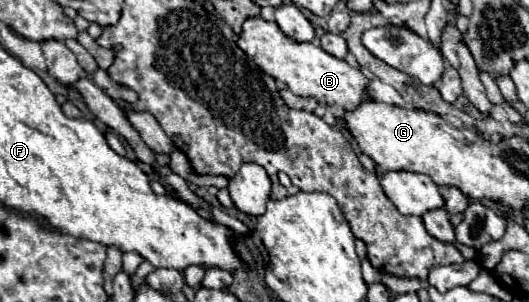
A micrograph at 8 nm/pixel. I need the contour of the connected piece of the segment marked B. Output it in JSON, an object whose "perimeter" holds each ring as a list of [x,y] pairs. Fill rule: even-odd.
{"perimeter":[[[261,17],[247,19],[243,23],[243,33],[239,35],[237,45],[271,77],[285,83],[295,95],[313,97],[325,105],[339,105],[345,111],[355,111],[365,101],[371,101],[367,95],[369,79],[359,67],[347,65],[343,59],[335,59],[319,45],[297,43],[289,39],[277,23],[269,23]]]}

